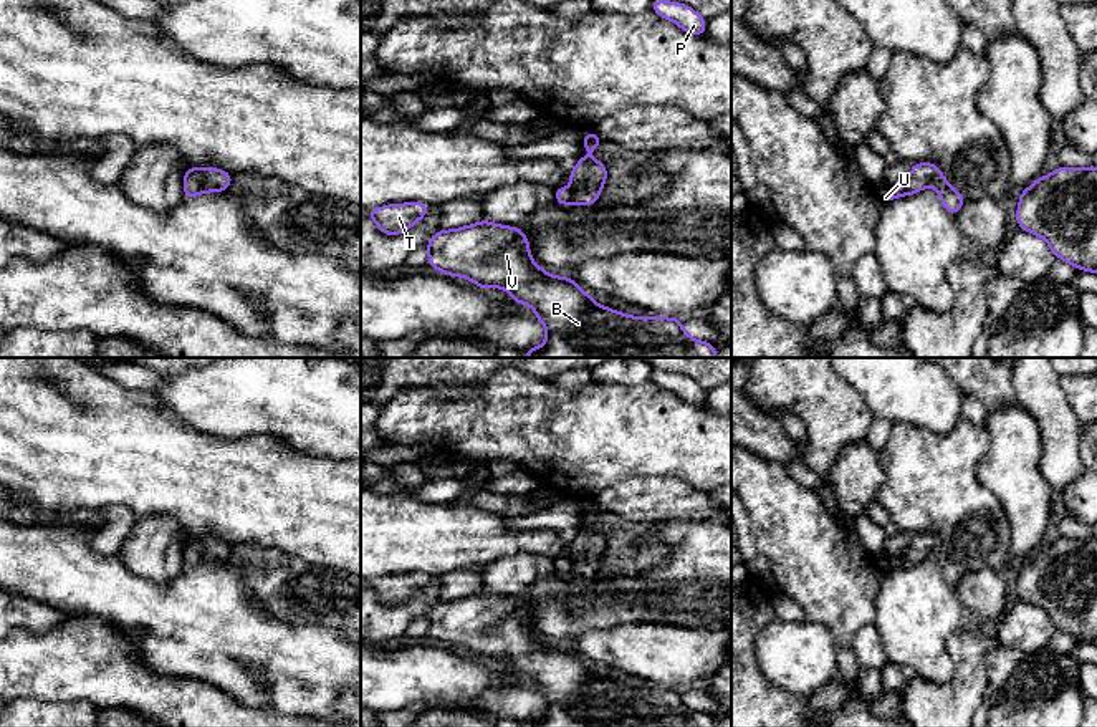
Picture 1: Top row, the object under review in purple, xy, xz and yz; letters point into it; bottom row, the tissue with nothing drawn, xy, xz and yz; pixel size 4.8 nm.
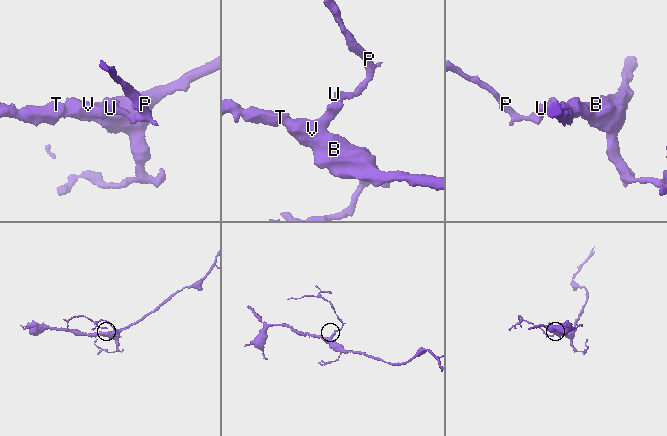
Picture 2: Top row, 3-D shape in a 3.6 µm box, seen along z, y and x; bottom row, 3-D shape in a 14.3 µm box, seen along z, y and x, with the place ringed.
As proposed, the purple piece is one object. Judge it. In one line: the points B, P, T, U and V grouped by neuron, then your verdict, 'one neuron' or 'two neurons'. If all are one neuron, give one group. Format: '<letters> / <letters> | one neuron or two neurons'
B P T U V | one neuron

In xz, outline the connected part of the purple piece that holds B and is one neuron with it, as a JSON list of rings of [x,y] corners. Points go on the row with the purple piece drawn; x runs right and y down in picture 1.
[[[483,219],[455,230],[438,230],[425,247],[427,265],[450,277],[468,278],[480,290],[488,286],[508,290],[511,301],[526,303],[536,311],[534,318],[546,326],[546,343],[526,349],[525,358],[716,358],[716,348],[688,336],[680,318],[629,316],[599,306],[574,278],[551,277],[533,262],[526,234],[516,227]]]

